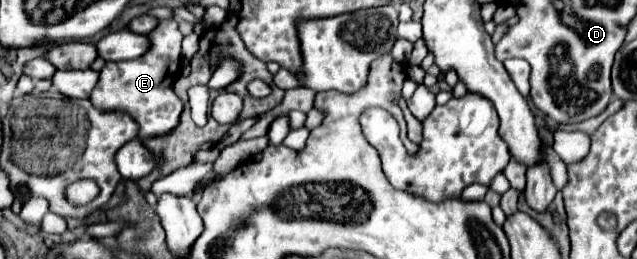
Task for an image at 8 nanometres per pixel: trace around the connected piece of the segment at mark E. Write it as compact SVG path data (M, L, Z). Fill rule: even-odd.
M173 18L159 20L157 28L147 34L149 50L127 62L105 62L99 72L99 82L93 88L89 100L101 112L125 112L139 126L139 140L157 138L173 132L179 126L183 102L173 92L173 82L181 74L181 40L183 34Z

